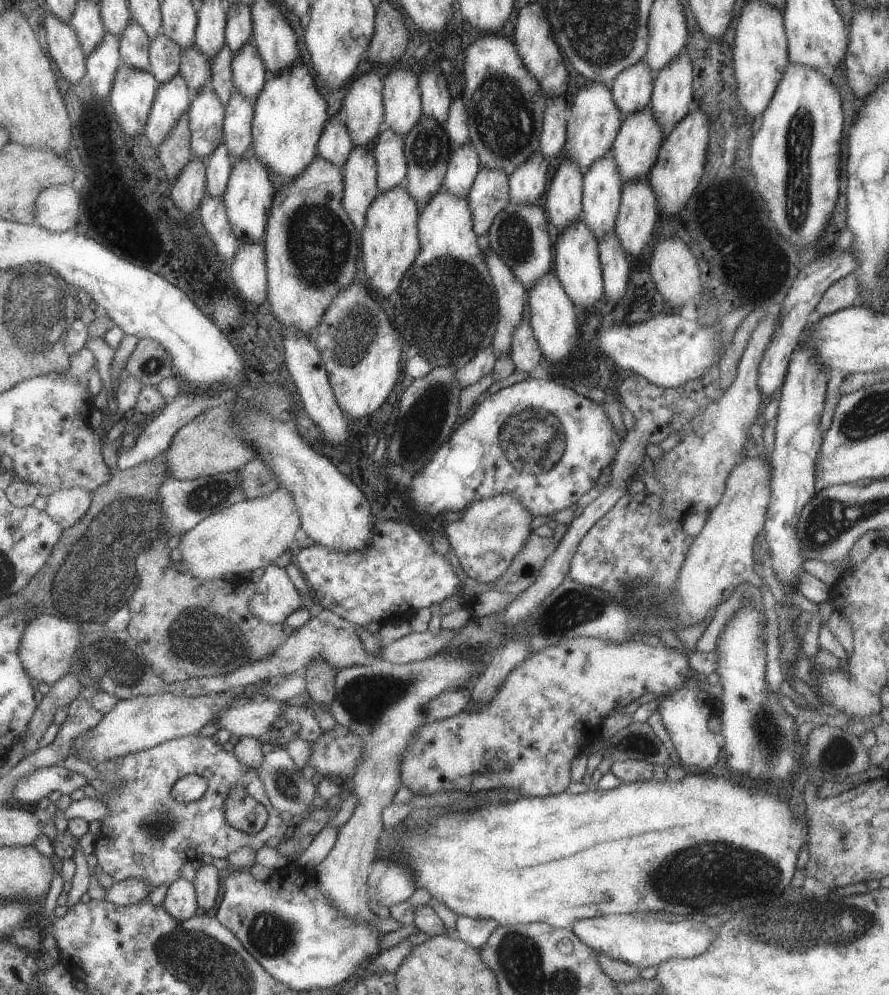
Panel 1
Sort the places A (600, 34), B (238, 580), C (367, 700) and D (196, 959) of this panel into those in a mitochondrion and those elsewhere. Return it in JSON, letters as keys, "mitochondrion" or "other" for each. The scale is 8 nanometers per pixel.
{"A":"mitochondrion","B":"other","C":"mitochondrion","D":"mitochondrion"}

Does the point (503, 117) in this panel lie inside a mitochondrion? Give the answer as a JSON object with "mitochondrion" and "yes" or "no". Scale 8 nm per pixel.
{"mitochondrion":"yes"}

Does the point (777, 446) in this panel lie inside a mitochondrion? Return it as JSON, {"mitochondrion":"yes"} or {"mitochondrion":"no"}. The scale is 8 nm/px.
{"mitochondrion":"no"}

